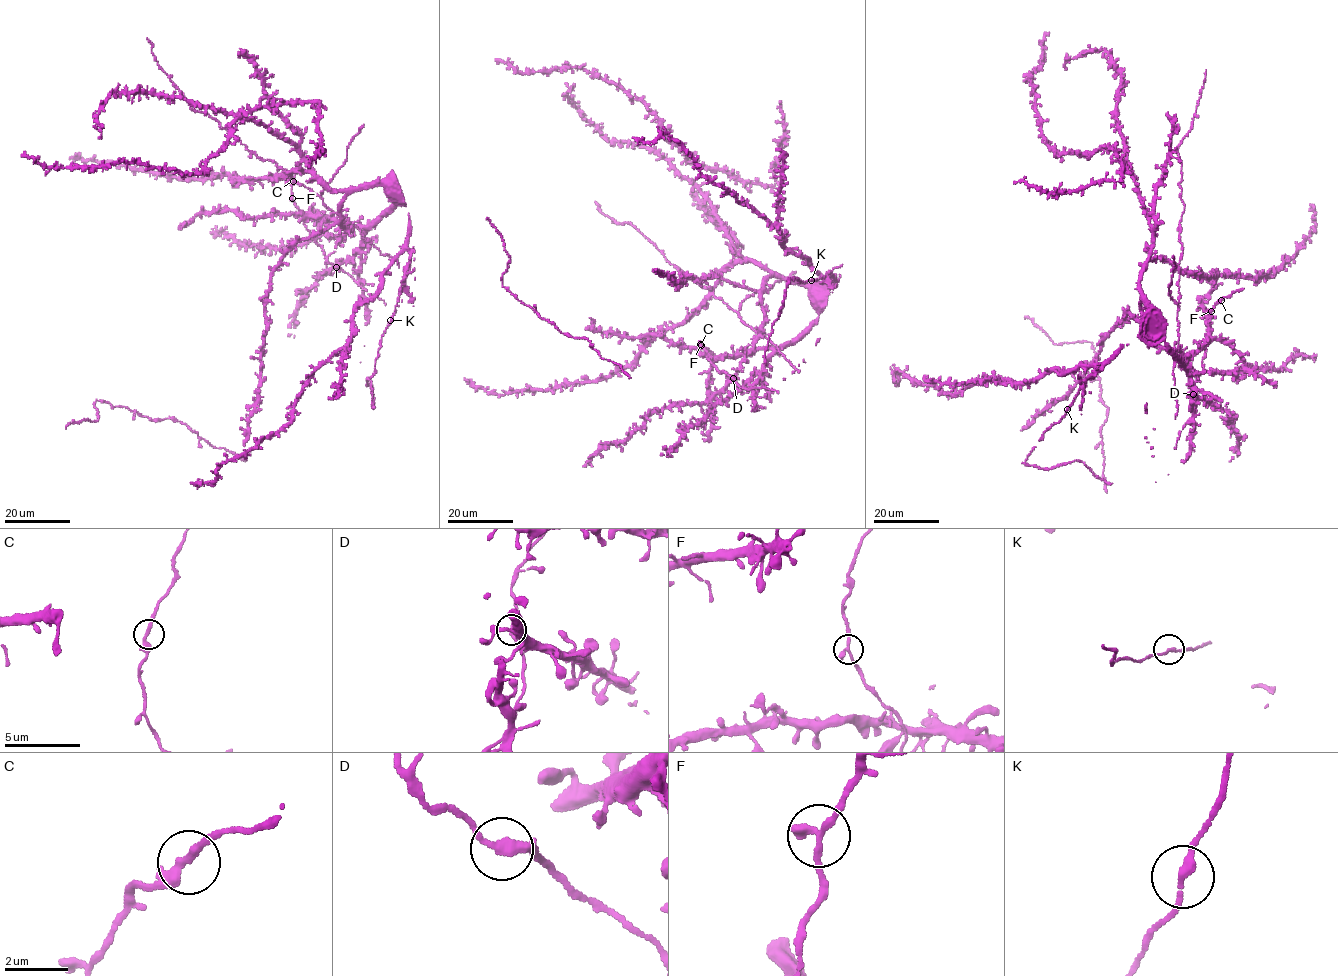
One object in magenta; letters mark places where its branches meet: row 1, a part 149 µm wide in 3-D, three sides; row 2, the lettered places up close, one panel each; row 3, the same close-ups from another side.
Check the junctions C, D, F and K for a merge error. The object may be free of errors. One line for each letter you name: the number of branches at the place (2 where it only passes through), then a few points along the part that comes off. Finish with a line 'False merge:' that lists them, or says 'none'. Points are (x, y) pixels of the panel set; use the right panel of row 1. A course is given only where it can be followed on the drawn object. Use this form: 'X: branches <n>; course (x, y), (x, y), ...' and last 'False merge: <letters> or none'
False merge: none

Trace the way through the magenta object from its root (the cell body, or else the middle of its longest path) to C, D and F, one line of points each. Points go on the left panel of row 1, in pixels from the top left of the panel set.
C: (322, 232), (338, 223), (350, 230), (351, 228), (302, 214), (292, 198), (293, 181)
D: (322, 232), (338, 223), (350, 230), (351, 228), (314, 216), (304, 221), (327, 261), (336, 267)
F: (322, 232), (338, 223), (350, 230), (351, 228), (302, 214), (292, 198)

